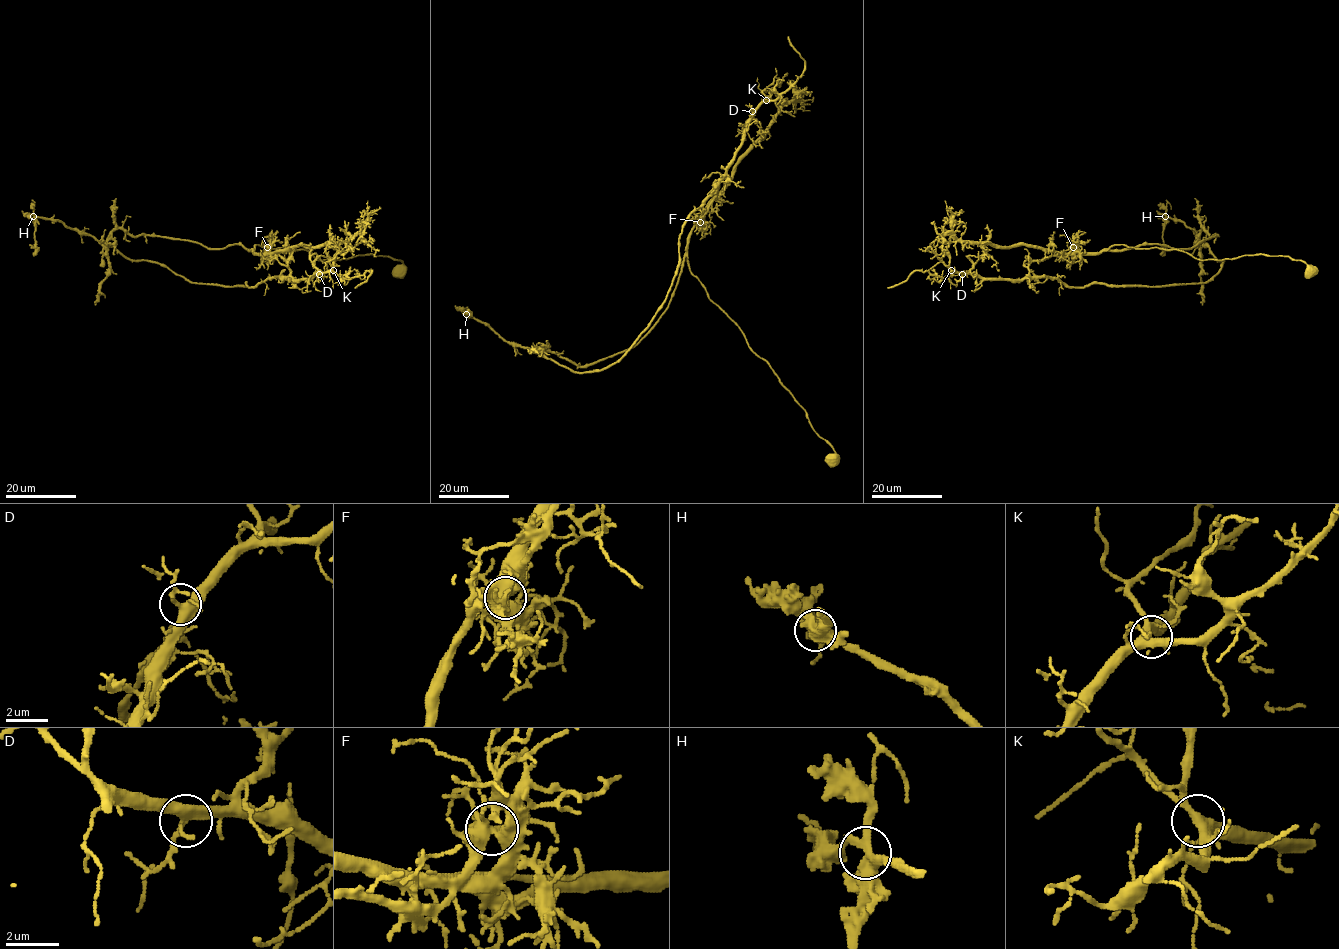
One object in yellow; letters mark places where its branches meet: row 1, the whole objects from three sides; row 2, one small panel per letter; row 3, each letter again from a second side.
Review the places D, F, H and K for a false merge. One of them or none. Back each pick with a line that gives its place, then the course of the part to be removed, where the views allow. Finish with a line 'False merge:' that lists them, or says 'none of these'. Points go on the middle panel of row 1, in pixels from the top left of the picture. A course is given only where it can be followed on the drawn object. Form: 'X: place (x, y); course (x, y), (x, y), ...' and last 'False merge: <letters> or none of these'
F: place (700, 222); course (700, 222), (723, 178), (685, 222), (662, 306), (634, 344), (601, 369), (573, 372), (513, 346), (466, 311)
False merge: F

